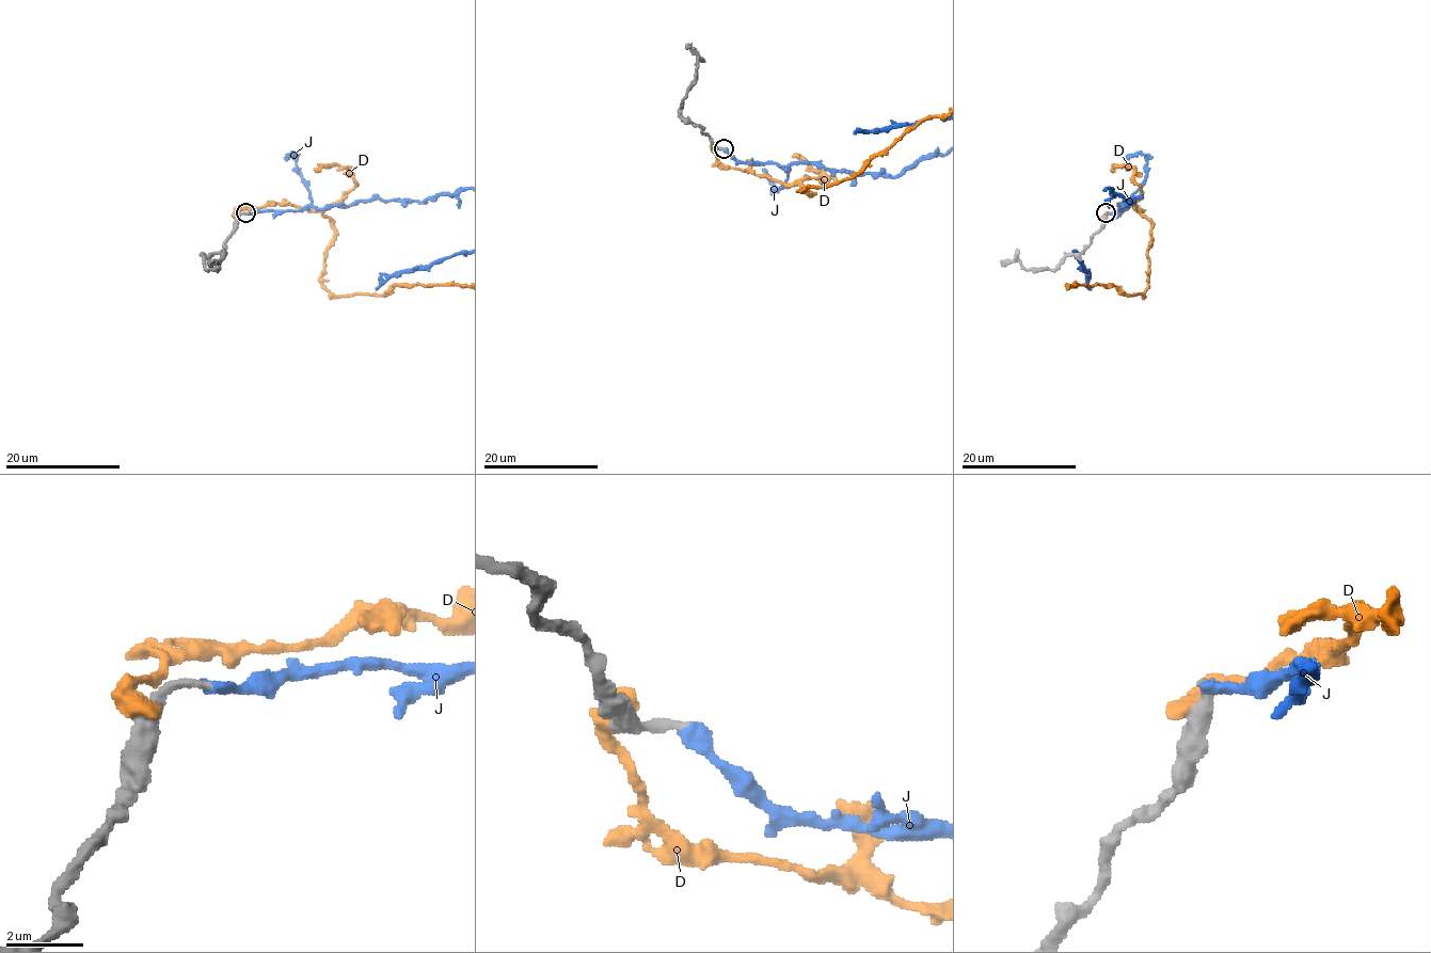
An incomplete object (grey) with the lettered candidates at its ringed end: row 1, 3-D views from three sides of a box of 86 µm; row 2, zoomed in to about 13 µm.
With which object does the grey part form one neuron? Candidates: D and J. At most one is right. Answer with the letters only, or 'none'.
J

